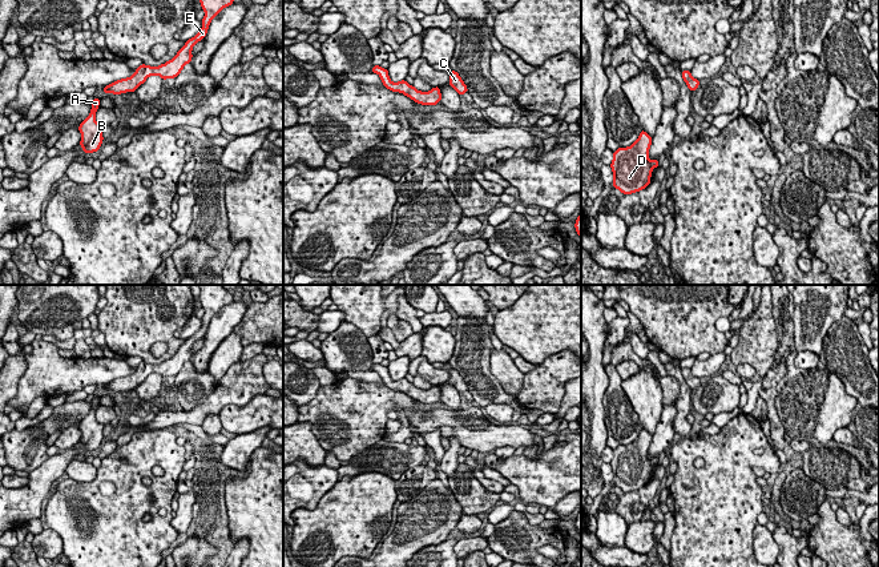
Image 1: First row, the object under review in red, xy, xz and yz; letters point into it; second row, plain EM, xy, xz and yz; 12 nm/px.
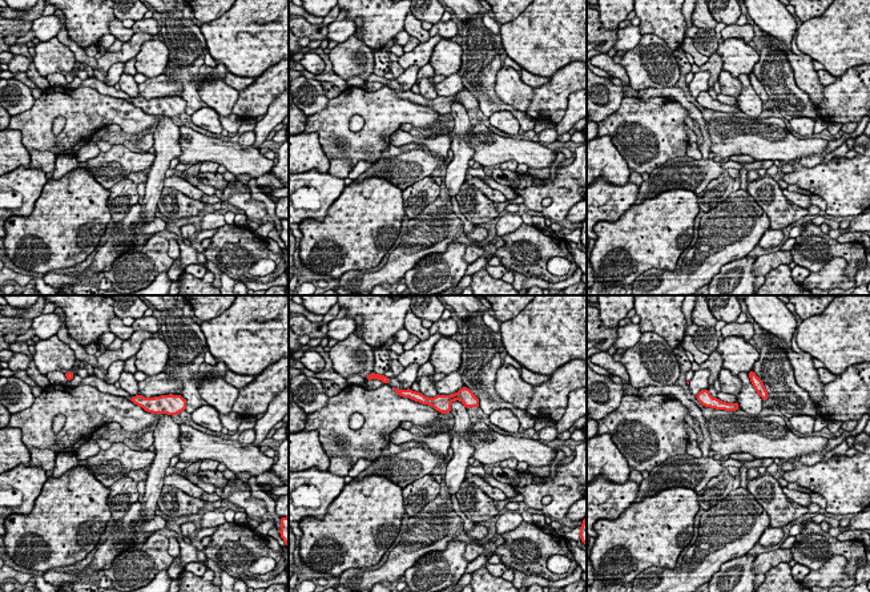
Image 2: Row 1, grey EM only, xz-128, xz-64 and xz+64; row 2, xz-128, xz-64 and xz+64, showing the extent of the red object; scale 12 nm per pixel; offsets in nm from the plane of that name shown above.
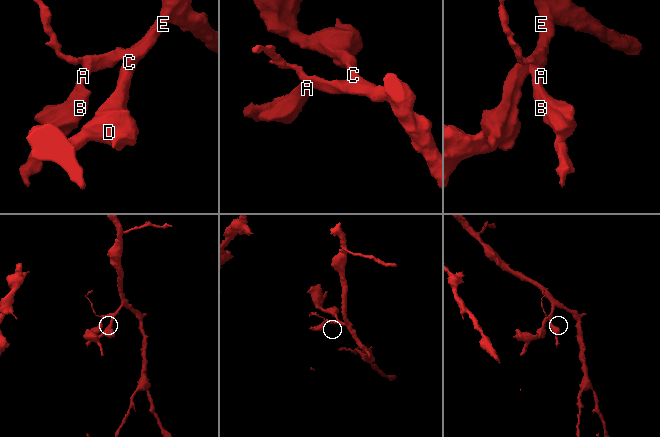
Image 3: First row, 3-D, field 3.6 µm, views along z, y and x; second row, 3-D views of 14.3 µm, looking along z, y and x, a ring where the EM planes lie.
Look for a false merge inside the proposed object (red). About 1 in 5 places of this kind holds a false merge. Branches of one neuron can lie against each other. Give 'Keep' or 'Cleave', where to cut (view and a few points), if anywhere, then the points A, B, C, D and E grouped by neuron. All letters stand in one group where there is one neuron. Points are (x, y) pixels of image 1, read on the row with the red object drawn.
Keep. No split. Groups: A B C D E

